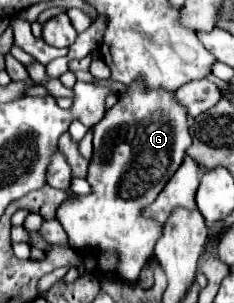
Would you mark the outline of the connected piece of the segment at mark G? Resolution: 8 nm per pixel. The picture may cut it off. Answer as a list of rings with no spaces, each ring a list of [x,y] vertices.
[[[134,84],[128,88],[128,94],[116,102],[114,108],[106,112],[106,116],[94,126],[94,154],[88,166],[86,180],[92,186],[90,194],[74,196],[62,202],[56,212],[58,222],[64,226],[68,234],[68,246],[86,258],[96,258],[108,252],[118,256],[114,274],[118,280],[126,284],[136,284],[144,264],[154,258],[154,244],[162,234],[162,224],[156,220],[148,220],[142,216],[142,208],[148,206],[160,190],[166,186],[170,176],[182,164],[192,138],[188,134],[186,122],[186,108],[174,100],[172,92],[158,92],[158,90],[144,90],[142,84]]]

